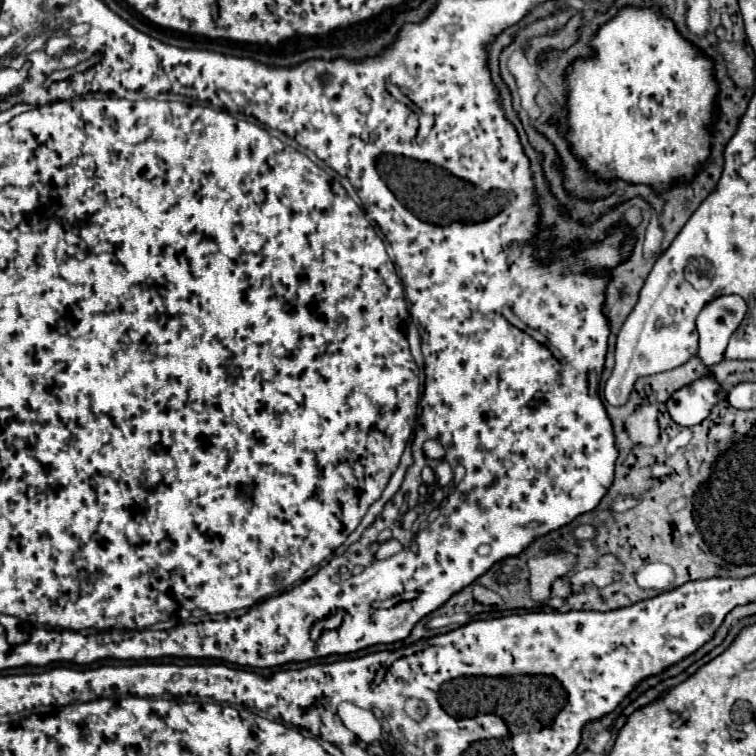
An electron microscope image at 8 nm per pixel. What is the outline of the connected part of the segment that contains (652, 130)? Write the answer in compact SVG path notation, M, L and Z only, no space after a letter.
M623 8L611 22L607 22L597 38L593 40L595 48L595 58L589 60L577 60L571 68L567 68L567 82L569 82L569 142L573 146L573 152L585 162L589 170L593 170L601 178L623 178L627 182L635 184L651 184L657 192L667 190L677 178L691 178L699 166L707 160L709 156L709 132L707 126L713 122L713 112L715 112L715 96L717 96L717 82L713 78L713 62L705 56L701 56L699 50L693 48L677 30L675 24L667 18L663 18L661 12L657 10L637 10L637 8Z

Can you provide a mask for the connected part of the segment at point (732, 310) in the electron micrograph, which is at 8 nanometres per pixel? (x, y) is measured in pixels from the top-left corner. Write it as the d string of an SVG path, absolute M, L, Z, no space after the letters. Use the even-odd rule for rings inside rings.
M719 296L709 302L697 316L699 330L699 352L697 356L709 368L719 364L725 356L727 342L745 318L747 306L741 296Z

